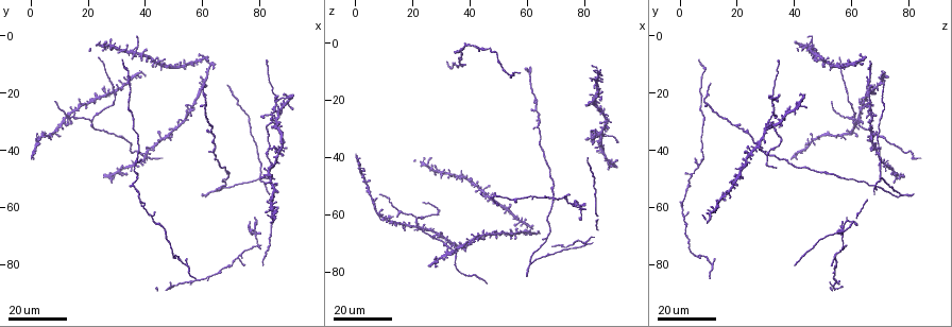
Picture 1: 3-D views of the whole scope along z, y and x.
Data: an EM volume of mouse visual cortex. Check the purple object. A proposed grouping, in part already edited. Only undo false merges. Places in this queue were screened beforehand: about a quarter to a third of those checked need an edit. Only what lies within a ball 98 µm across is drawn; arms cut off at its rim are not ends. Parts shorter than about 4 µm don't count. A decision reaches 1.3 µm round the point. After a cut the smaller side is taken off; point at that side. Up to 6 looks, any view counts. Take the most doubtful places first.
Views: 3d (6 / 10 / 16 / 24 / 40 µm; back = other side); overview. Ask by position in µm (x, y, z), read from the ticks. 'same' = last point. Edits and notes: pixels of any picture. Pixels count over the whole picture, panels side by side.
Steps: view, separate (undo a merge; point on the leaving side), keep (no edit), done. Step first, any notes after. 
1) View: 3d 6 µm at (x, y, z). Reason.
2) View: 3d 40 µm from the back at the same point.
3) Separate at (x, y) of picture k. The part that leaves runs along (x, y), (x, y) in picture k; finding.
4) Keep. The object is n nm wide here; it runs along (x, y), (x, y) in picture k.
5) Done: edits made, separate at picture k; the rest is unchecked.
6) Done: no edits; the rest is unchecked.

View: 3d 24 µm at (60, 25, 10). Three-way junction.

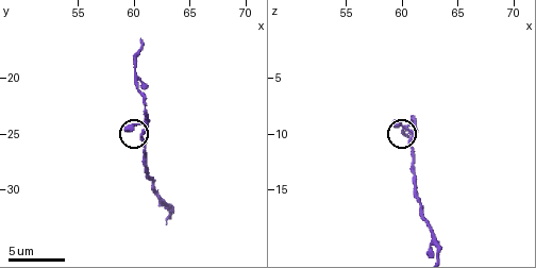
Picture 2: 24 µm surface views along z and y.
View: 3d 10 µm at (60.6, 24.2, 9.8). Zoom in.

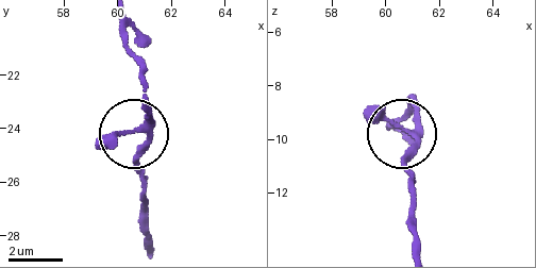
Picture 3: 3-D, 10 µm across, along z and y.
Keep. 3 arms meet here; it runs along (149, 247), (137, 150), (149, 116), (149, 84) in picture 3; continuous, no second cell.

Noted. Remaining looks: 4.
View: 3d 16 µm at (55, 80, 11). Three arms meet.

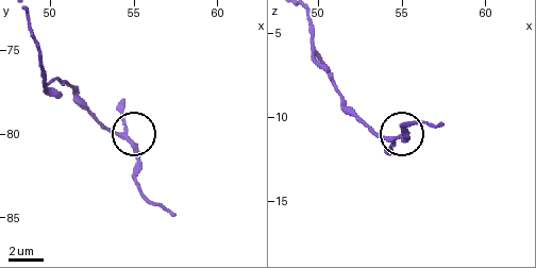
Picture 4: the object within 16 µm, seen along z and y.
View: 3d 10 µm at (54.2, 80.0, 11.2). Closer look.

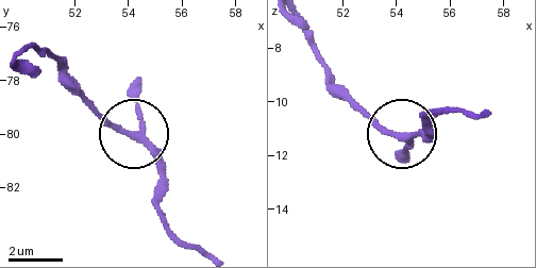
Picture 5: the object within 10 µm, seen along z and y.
Keep. It runs along (21, 52), (49, 50), (95, 110), (137, 137), (167, 183) in picture 5; continuous, no second cell.

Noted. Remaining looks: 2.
Done: no edits; the rest is unchecked.

